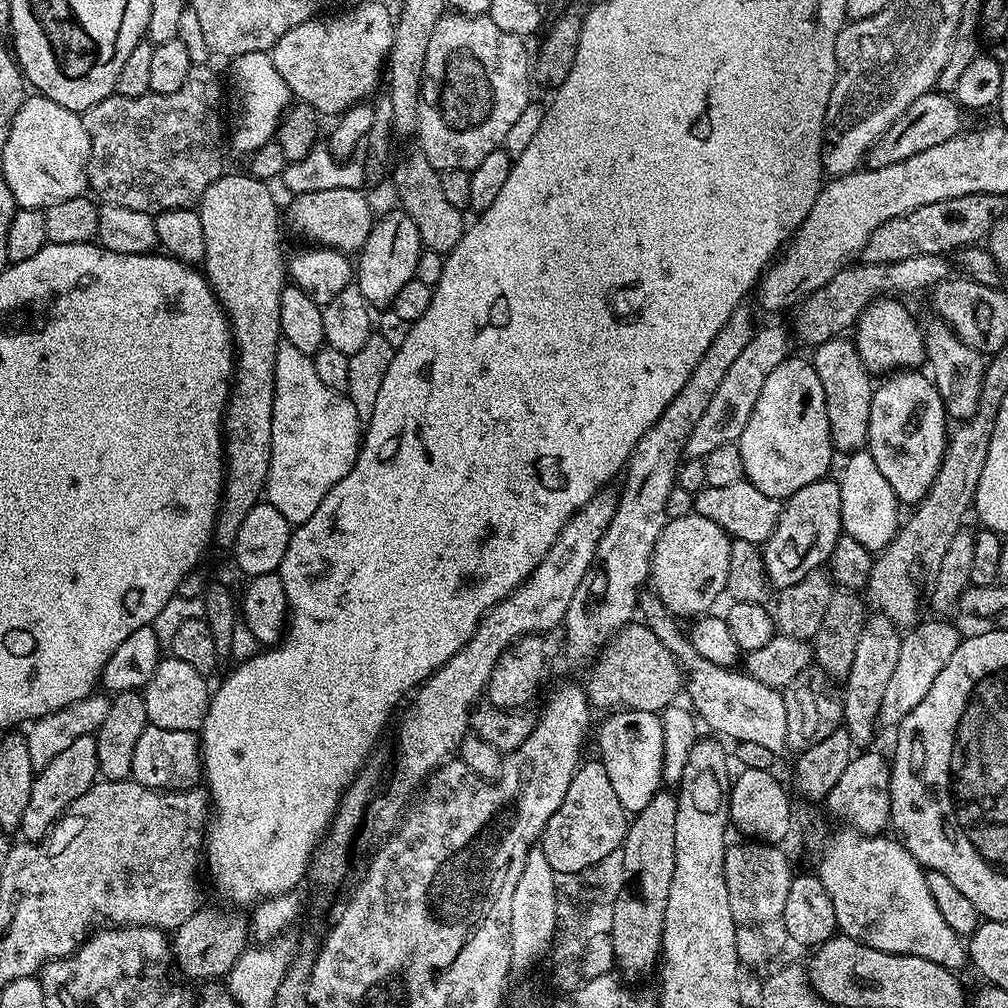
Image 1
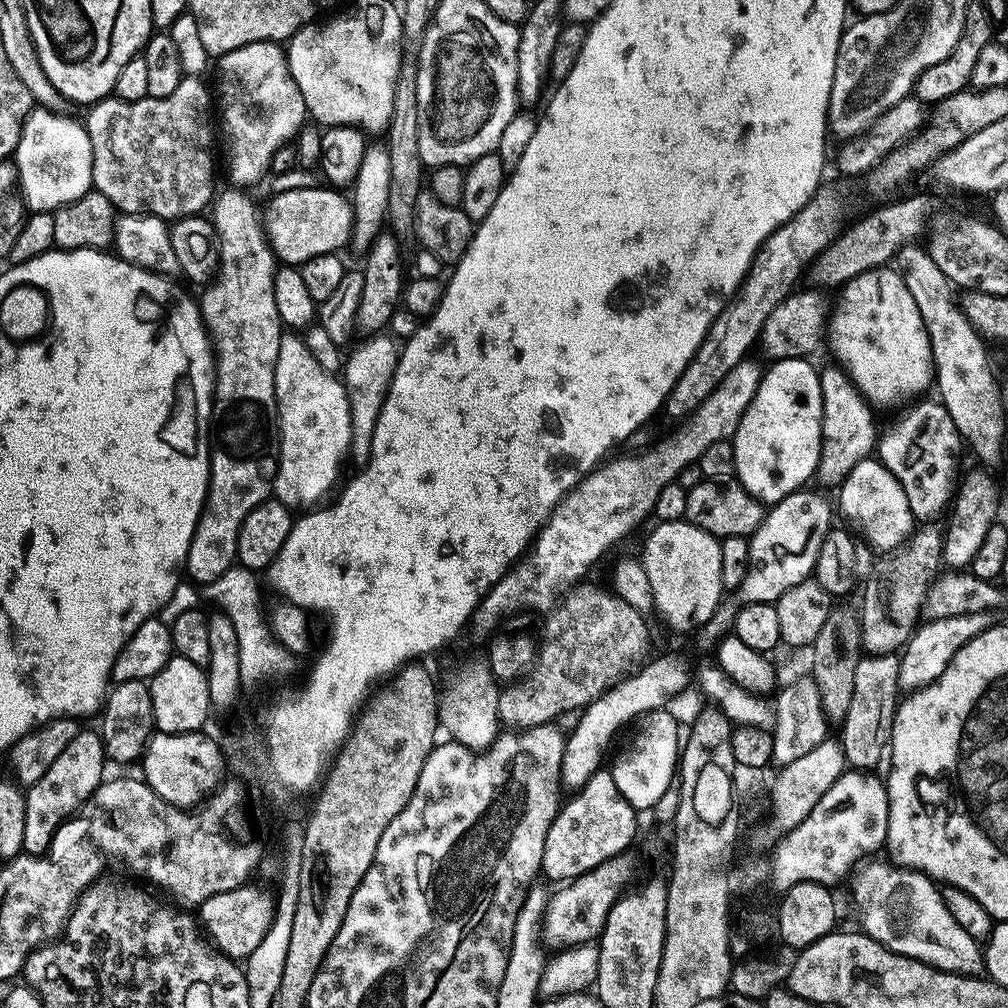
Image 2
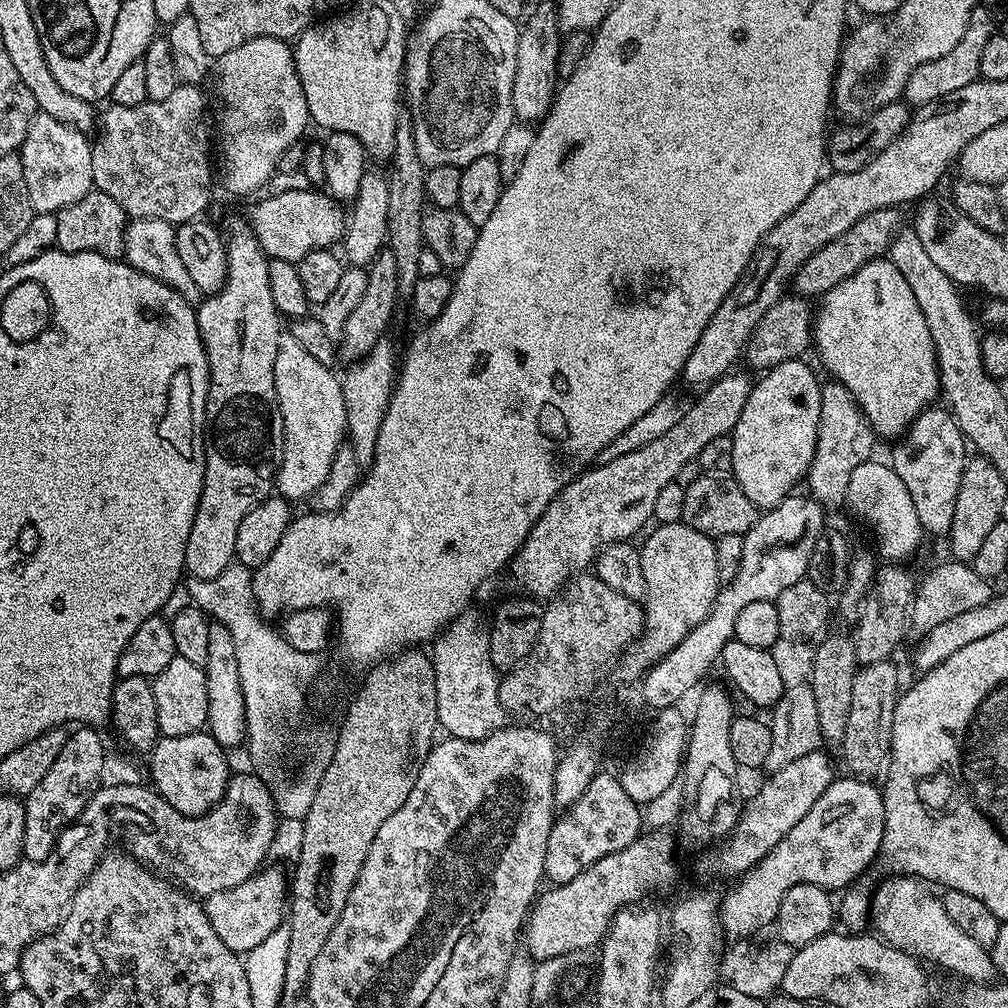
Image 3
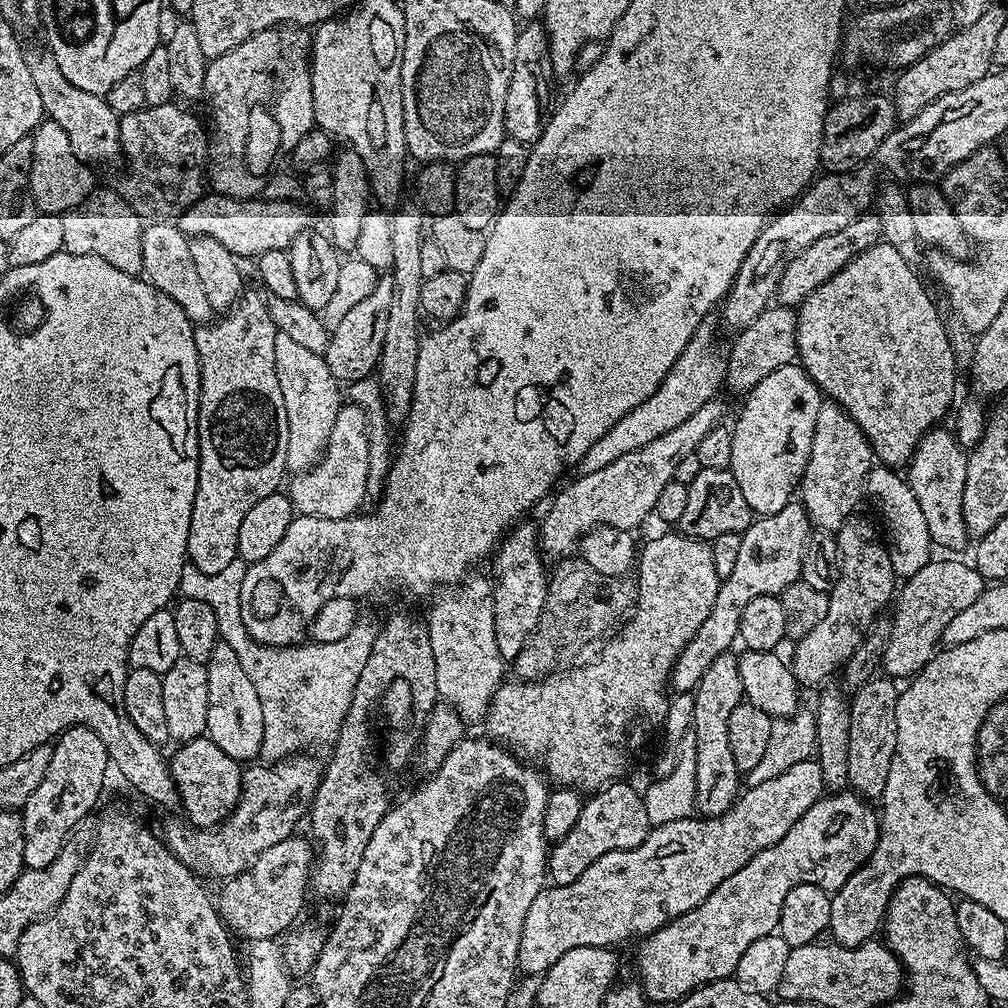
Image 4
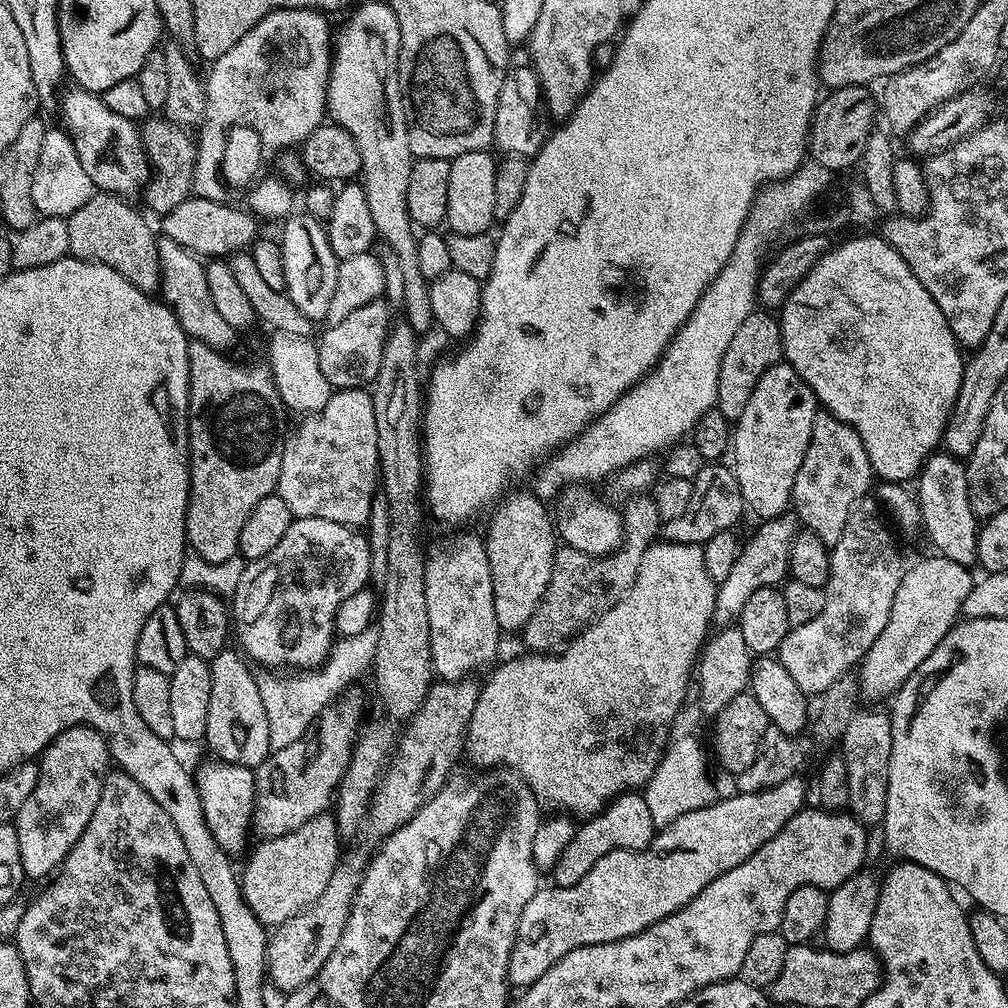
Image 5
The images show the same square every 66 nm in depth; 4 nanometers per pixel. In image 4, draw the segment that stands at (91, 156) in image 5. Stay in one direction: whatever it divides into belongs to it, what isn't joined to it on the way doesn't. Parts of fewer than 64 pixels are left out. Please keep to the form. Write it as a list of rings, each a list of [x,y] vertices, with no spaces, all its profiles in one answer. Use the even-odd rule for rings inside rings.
[[[25,47],[24,58],[26,70],[30,70],[30,78],[34,78],[34,87],[42,98],[42,106],[47,119],[58,122],[62,130],[66,130],[66,138],[70,138],[70,150],[84,164],[112,164],[122,156],[120,146],[120,117],[104,101],[103,96],[95,96],[86,90],[78,90],[74,82],[66,82],[62,70],[58,70],[58,62],[54,62],[51,51],[43,47]]]

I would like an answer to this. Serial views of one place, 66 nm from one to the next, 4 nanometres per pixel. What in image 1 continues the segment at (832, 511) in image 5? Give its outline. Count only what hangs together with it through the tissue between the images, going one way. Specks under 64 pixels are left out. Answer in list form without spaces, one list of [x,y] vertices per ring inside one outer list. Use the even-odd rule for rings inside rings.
[[[839,335],[833,340],[827,340],[815,345],[813,356],[810,356],[812,369],[818,374],[818,382],[822,382],[822,394],[826,394],[826,414],[830,422],[830,438],[833,449],[837,453],[851,454],[859,452],[867,445],[868,427],[870,426],[870,402],[874,391],[874,380],[868,371],[868,367],[862,362],[855,343],[851,339]]]

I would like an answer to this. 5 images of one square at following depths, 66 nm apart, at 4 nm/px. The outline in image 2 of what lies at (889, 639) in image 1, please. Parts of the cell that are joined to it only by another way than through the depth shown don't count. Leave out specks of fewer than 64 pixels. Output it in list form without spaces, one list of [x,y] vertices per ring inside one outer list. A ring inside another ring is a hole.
[[[864,654],[861,655],[860,661],[858,662],[858,671],[854,674],[854,694],[850,697],[850,710],[846,710],[846,718],[842,721],[842,727],[844,728],[838,733],[838,739],[840,741],[841,746],[844,748],[844,758],[845,761],[853,769],[856,770],[872,770],[875,769],[877,766],[876,763],[879,762],[880,759],[885,759],[886,756],[886,749],[889,747],[891,738],[892,738],[892,720],[896,716],[896,705],[898,703],[898,695],[896,696],[896,692],[901,689],[900,683],[898,682],[898,670],[900,669],[900,657],[896,654],[887,654],[884,656],[875,656],[873,654]]]

